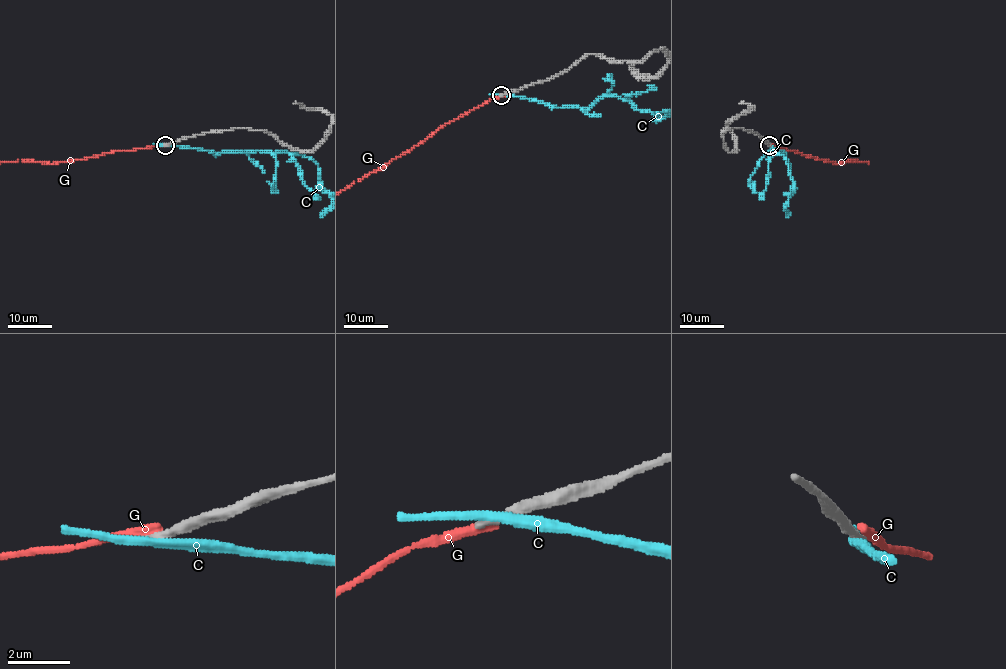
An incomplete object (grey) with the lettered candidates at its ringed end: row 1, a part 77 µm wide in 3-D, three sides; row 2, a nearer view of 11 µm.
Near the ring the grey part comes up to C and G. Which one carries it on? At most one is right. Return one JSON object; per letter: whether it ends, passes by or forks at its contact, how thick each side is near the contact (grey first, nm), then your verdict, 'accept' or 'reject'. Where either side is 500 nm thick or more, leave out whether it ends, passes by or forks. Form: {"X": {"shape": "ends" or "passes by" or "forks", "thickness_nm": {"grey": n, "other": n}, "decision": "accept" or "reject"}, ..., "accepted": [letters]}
{"C": {"shape": "passes by", "thickness_nm": {"grey": 320, "other": 300}, "decision": "reject"}, "G": {"shape": "ends", "thickness_nm": {"grey": 280, "other": 360}, "decision": "reject"}, "accepted": []}

